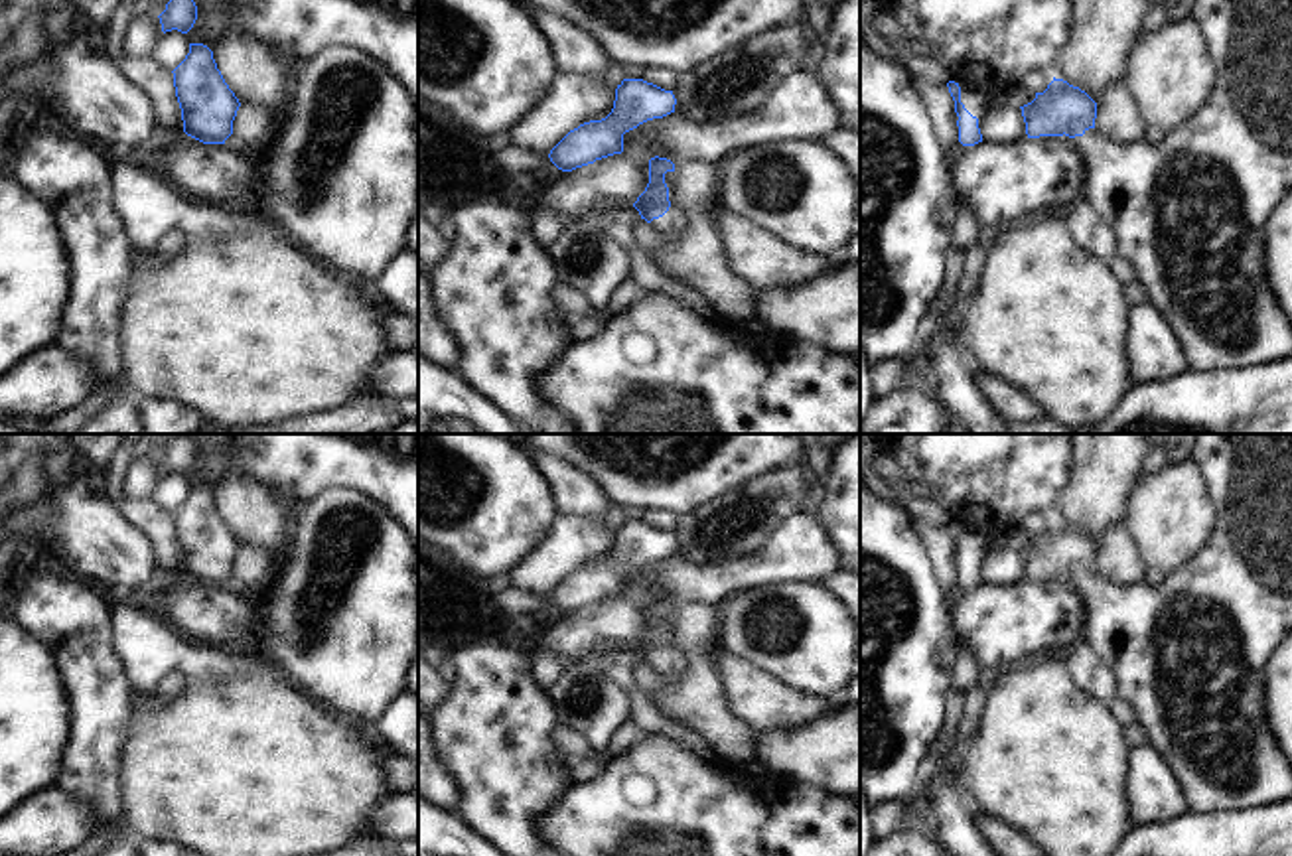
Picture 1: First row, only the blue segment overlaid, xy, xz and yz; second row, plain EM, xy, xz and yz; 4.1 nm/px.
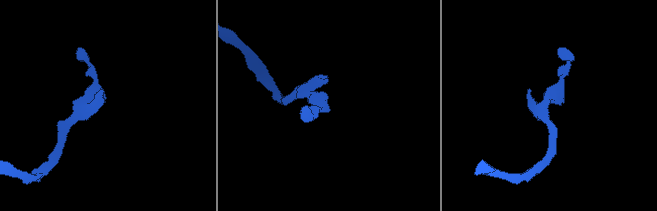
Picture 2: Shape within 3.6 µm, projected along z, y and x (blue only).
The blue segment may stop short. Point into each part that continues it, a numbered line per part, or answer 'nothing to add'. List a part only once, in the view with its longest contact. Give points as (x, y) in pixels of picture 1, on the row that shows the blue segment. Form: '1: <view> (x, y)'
1: yz (1190, 214).

